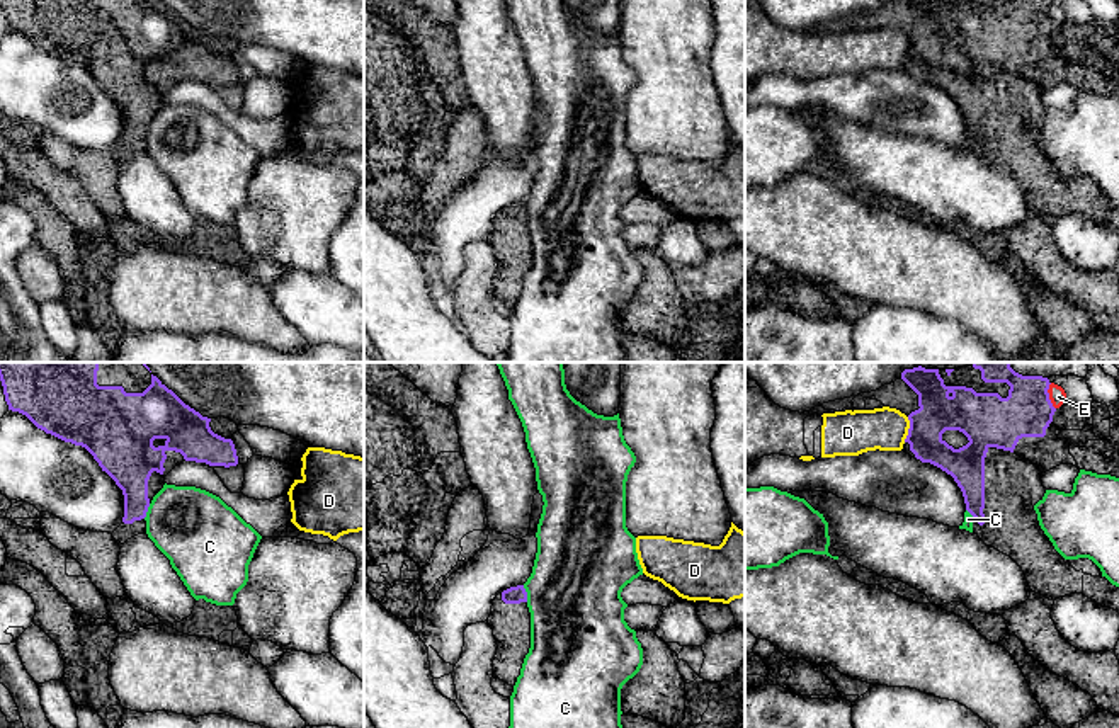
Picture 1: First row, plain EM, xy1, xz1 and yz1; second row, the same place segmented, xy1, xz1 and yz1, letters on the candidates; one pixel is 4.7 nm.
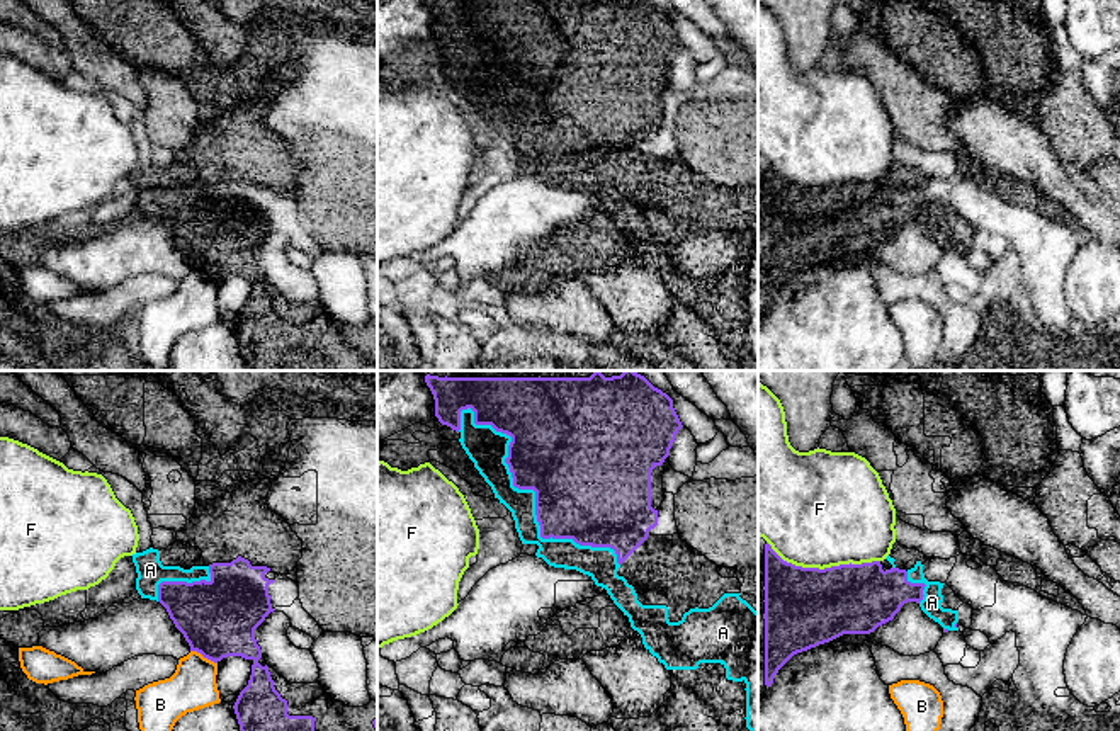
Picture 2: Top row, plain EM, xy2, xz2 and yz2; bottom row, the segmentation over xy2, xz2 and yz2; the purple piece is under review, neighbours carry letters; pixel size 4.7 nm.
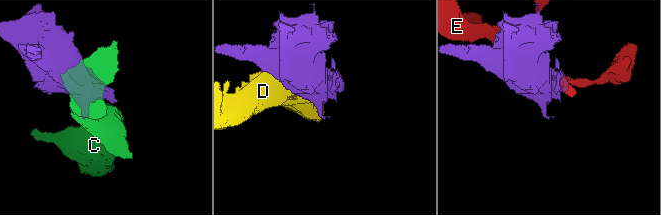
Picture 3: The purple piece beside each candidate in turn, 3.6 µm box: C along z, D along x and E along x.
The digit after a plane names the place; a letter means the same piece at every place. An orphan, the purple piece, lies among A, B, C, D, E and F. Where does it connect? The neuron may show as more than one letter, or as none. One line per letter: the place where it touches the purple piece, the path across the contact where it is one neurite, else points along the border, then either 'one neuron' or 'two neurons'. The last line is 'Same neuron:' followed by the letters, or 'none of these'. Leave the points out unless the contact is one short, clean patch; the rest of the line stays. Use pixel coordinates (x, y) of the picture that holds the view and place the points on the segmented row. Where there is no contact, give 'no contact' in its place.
A: xz2 (536, 493) | one neuron
B: xy2 (204, 657) | along xy2 (191, 650), (216, 663) | two neurons
C: xz1 (526, 594) | along xz1 (522, 585), (528, 601) | two neurons
D: yz1 (908, 429) | two neurons
E: yz1 (1048, 397) | two neurons
F: yz2 (825, 568) | two neurons
Same neuron: A

